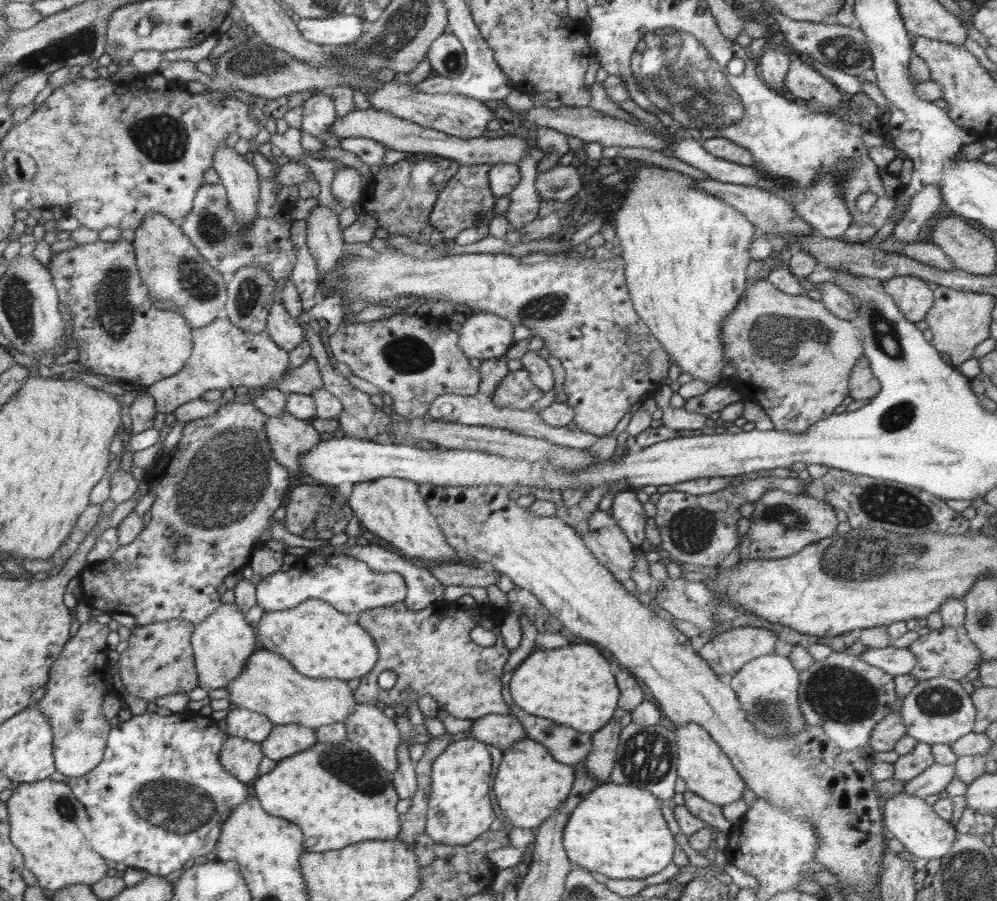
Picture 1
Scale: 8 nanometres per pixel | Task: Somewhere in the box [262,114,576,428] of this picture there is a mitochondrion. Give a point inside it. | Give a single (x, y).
(408, 353)

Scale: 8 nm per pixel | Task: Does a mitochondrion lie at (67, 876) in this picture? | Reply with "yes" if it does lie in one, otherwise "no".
no

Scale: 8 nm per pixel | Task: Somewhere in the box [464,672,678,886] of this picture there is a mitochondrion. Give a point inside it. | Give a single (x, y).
(646, 757)

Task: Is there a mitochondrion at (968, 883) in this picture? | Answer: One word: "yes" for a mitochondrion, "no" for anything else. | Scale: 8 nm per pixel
yes

